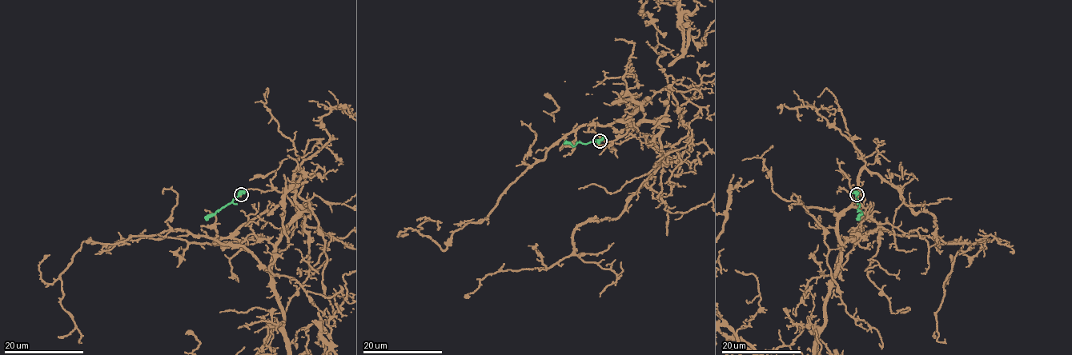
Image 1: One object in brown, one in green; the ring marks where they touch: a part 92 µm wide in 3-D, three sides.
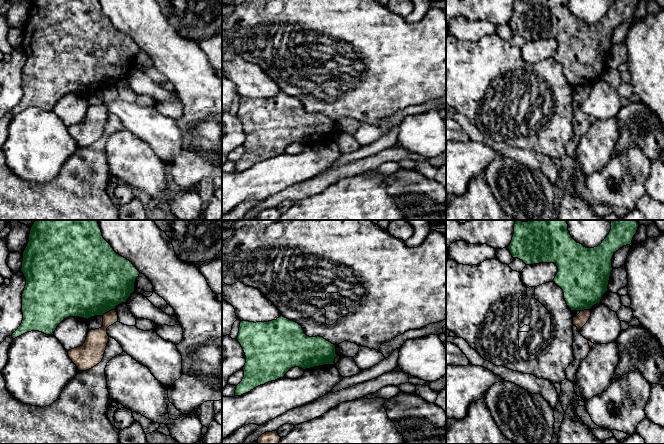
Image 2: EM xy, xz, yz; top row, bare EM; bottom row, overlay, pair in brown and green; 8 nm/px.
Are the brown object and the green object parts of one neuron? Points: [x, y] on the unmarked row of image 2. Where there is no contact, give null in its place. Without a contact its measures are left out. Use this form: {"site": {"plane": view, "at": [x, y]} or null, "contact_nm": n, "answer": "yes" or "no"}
{"site": {"plane": "xy", "at": [109, 87]}, "contact_nm": 120, "answer": "no"}

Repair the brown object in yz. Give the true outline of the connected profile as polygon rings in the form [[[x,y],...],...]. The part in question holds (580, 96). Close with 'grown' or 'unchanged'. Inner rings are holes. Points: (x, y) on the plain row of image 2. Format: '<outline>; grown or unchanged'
[[[590,86],[580,87],[580,89],[573,94],[573,101],[575,101],[577,105],[580,106],[587,99],[590,92],[591,92]]]; unchanged

